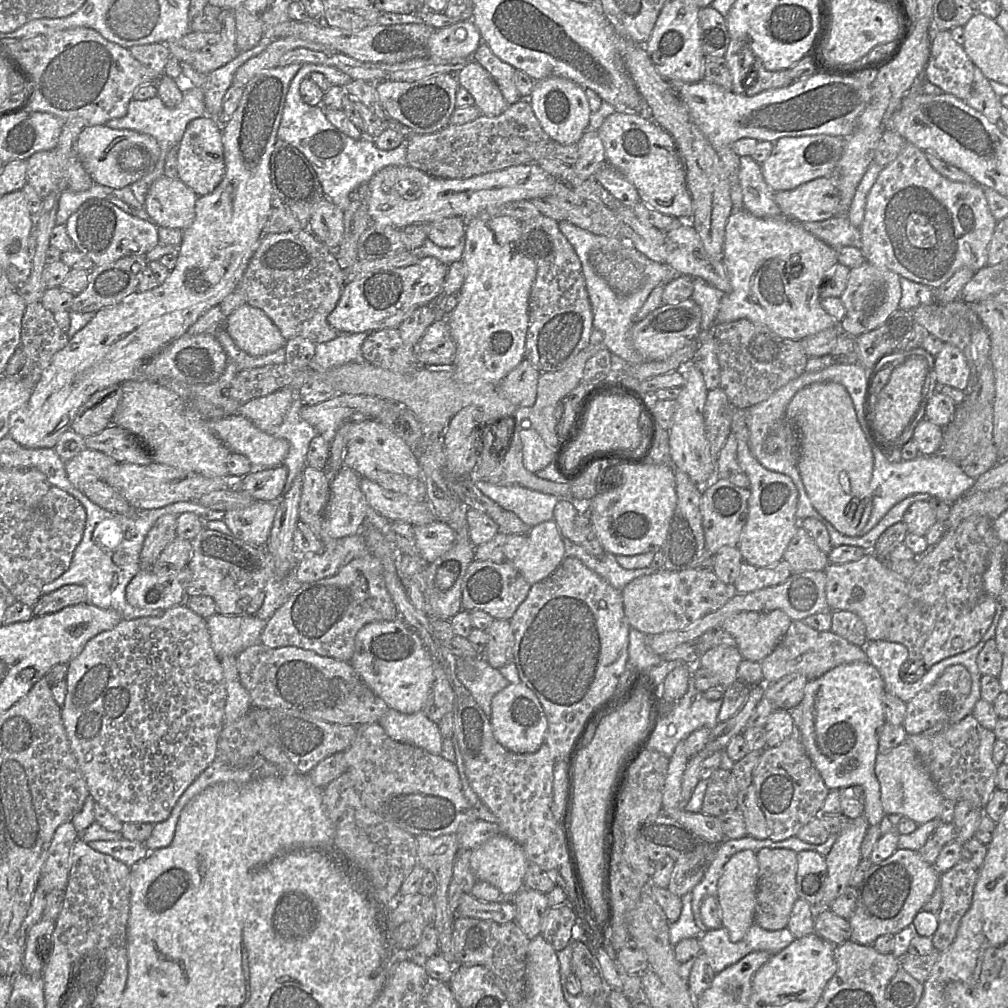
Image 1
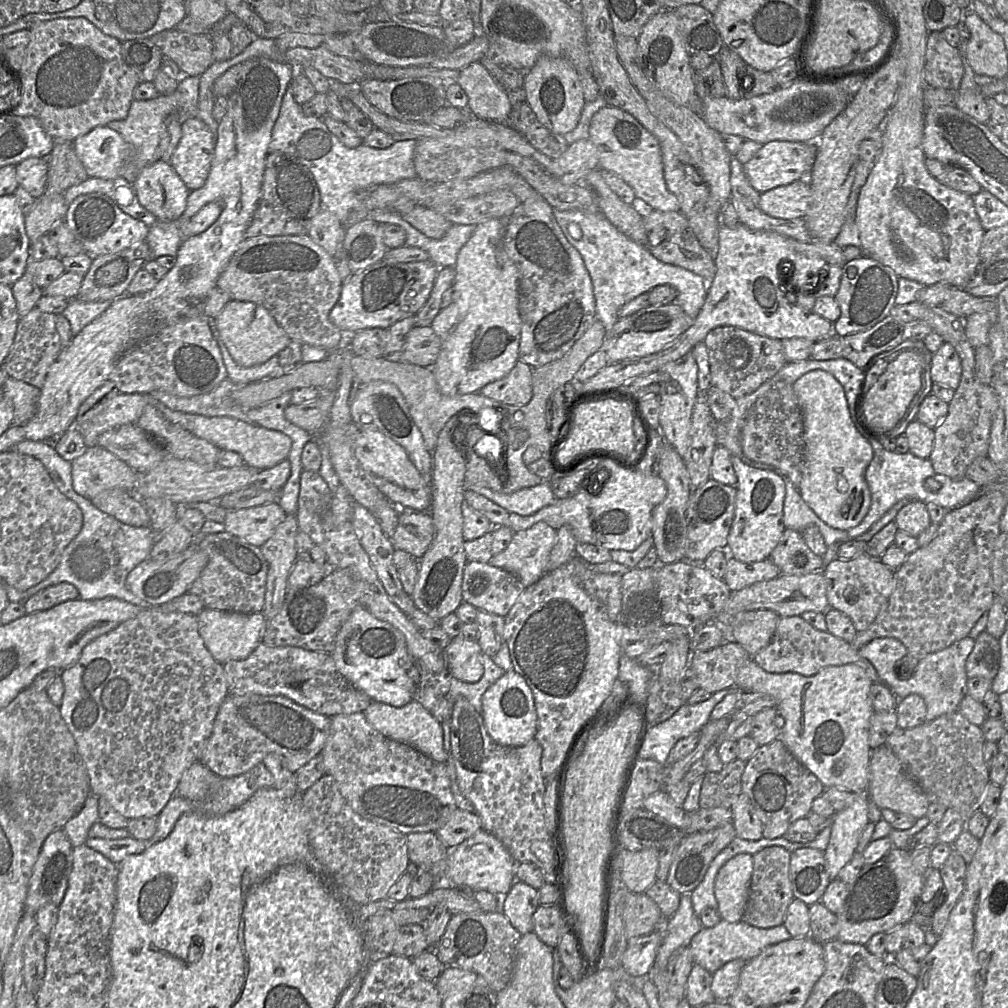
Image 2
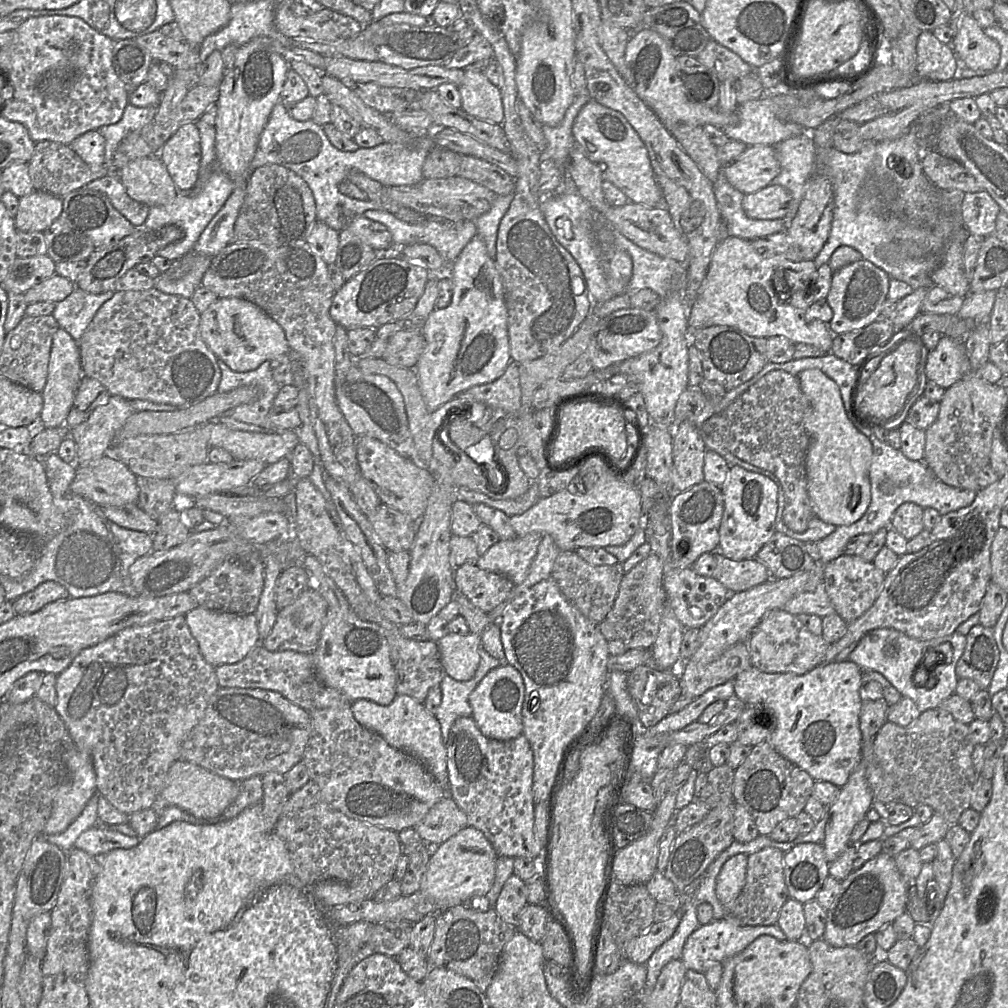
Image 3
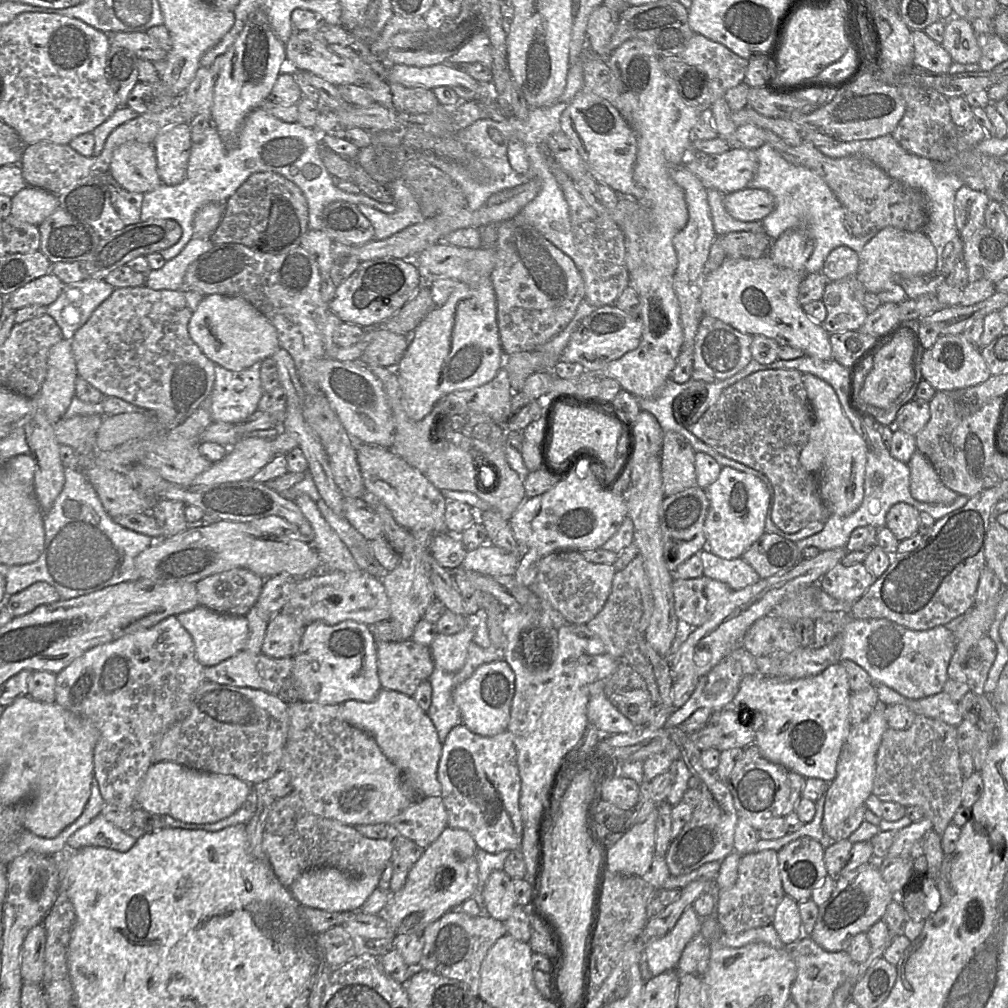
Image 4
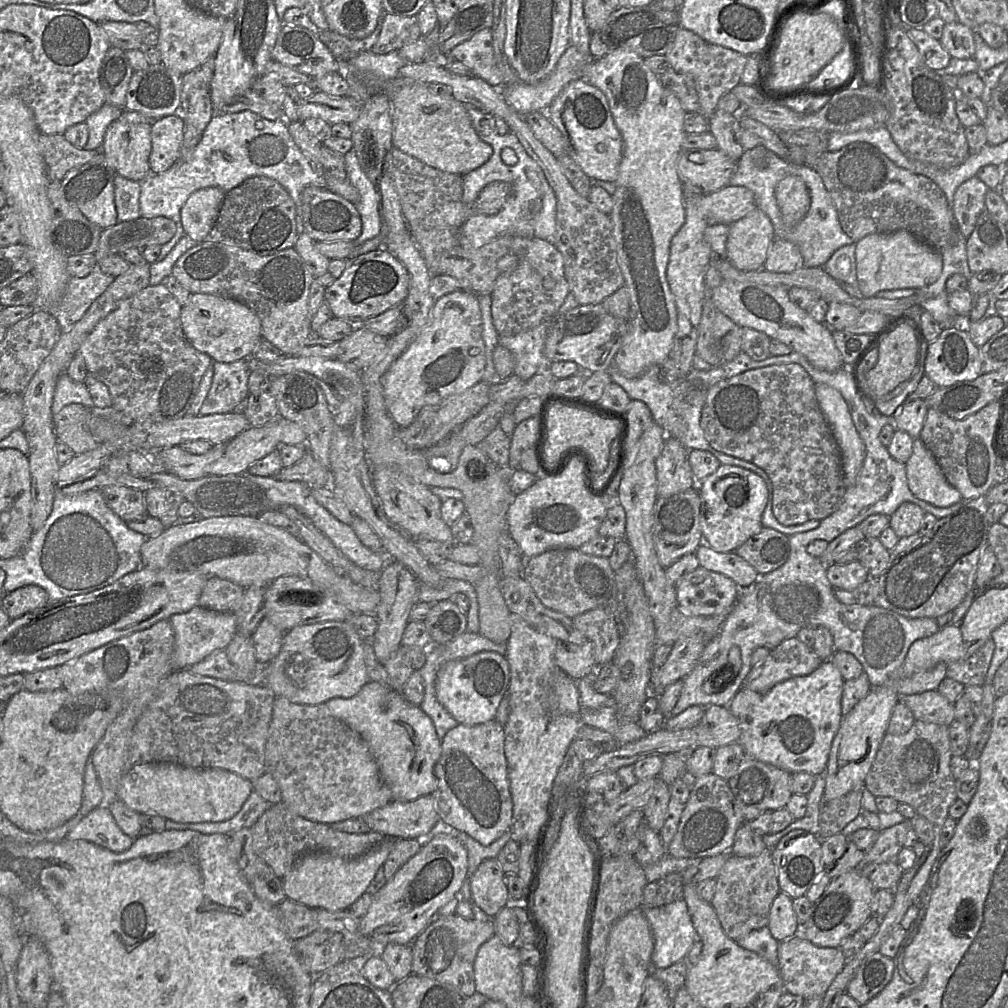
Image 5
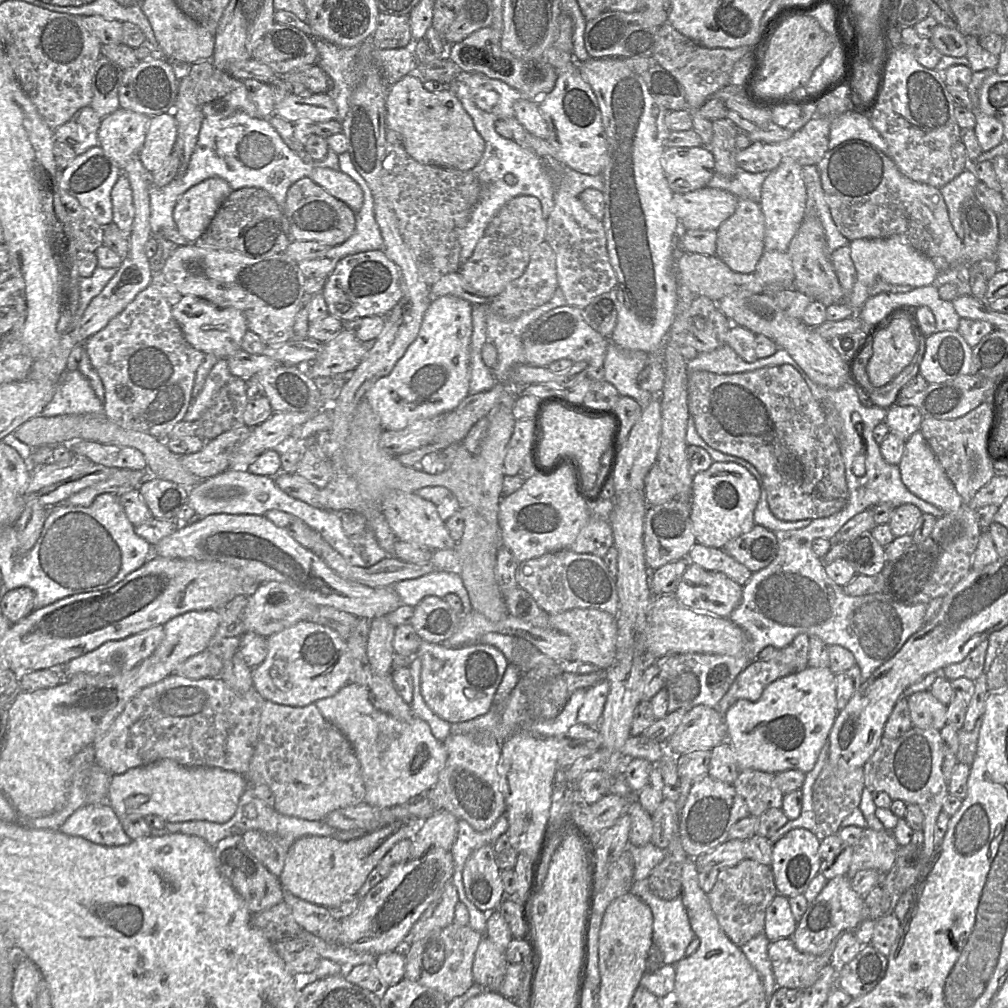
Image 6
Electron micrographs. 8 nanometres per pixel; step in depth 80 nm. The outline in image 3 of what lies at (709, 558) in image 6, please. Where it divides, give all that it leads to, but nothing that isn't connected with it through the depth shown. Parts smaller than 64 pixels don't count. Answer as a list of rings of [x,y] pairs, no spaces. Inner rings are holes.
[[[716,552],[716,568],[712,575],[731,593],[748,590],[771,578],[767,568],[757,559],[731,560]]]

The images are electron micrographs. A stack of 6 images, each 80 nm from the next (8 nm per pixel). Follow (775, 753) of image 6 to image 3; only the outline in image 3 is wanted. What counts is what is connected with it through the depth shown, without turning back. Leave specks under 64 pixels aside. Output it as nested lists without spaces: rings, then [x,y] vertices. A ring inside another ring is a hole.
[[[845,660],[823,663],[804,673],[766,673],[755,666],[743,670],[734,679],[735,696],[753,708],[762,707],[760,722],[767,720],[770,727],[770,717],[776,719],[776,725],[768,742],[785,758],[804,769],[816,781],[831,782],[842,787],[848,781],[850,774],[862,760],[862,732],[860,730],[860,710],[862,699],[860,686],[862,669],[855,663]]]

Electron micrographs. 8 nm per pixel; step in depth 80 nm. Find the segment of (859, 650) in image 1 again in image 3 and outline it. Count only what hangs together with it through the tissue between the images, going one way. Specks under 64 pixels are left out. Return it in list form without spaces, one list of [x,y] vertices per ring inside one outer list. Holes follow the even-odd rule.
[[[784,610],[769,612],[743,643],[746,643],[749,649],[752,665],[766,673],[804,674],[824,663],[826,651],[830,646],[821,635],[812,634],[795,615]]]

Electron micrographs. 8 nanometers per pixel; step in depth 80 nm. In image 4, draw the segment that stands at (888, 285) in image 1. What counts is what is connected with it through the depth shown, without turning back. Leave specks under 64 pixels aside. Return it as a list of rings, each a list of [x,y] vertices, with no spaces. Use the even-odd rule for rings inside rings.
[[[857,276],[829,281],[822,301],[827,308],[827,317],[822,323],[828,333],[858,330],[868,311],[863,305],[866,290]]]

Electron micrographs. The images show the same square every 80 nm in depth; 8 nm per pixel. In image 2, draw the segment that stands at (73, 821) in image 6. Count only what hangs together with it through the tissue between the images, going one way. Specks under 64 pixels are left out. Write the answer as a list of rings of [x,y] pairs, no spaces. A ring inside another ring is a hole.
[[[133,837],[121,839],[87,838],[85,843],[89,848],[100,852],[116,865],[128,855],[140,854],[146,847],[147,842]]]

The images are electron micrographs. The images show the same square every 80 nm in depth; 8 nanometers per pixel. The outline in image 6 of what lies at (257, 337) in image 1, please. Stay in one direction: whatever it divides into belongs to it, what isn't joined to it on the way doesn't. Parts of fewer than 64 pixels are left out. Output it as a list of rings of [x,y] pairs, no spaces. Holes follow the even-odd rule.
[[[185,295],[172,305],[171,310],[186,341],[195,349],[218,358],[226,358],[241,349],[242,338],[248,327],[245,316],[238,309],[220,308],[200,297]]]

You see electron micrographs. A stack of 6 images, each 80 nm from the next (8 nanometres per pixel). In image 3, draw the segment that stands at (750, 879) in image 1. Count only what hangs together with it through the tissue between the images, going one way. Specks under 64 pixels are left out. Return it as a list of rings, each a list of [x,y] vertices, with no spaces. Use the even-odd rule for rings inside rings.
[[[743,853],[730,857],[722,866],[716,880],[716,894],[725,908],[731,908],[744,887],[748,855]]]

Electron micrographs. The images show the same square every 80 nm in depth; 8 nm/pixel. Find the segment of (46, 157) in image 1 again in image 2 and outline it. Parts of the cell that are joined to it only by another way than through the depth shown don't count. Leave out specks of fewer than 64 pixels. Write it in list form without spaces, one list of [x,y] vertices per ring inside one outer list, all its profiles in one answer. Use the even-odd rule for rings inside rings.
[[[27,158],[16,167],[16,179],[20,187],[32,197],[41,197],[47,185],[48,166],[43,158]]]

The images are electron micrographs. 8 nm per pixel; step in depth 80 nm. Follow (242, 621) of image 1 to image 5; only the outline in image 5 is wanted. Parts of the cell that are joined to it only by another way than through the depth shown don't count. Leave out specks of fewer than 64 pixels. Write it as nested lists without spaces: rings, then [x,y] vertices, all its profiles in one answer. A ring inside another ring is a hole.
[[[195,606],[185,613],[174,614],[169,620],[175,634],[174,650],[171,658],[171,673],[188,669],[216,650],[224,650],[237,633],[237,618],[234,613],[217,612],[200,606]]]

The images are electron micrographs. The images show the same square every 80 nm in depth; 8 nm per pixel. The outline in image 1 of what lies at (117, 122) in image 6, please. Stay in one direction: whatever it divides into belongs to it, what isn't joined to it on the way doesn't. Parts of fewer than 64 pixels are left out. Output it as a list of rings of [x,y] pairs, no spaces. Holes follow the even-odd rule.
[[[163,175],[149,187],[143,207],[157,226],[184,230],[194,221],[197,197],[180,179]]]

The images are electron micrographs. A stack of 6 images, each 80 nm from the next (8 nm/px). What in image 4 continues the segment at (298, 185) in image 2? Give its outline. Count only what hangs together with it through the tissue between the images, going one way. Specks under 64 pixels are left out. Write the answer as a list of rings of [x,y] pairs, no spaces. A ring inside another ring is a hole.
[[[256,172],[226,200],[221,221],[209,238],[214,244],[243,244],[261,252],[277,253],[285,248],[300,245],[300,239],[308,228],[308,203],[301,189],[278,173]]]

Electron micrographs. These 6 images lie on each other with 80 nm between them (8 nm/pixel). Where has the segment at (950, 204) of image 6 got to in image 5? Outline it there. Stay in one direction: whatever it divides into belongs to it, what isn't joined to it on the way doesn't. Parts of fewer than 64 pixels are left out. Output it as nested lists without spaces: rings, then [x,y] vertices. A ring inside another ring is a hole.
[[[976,176],[963,182],[956,190],[951,204],[955,227],[968,238],[979,215],[985,208],[985,195],[989,188]]]

